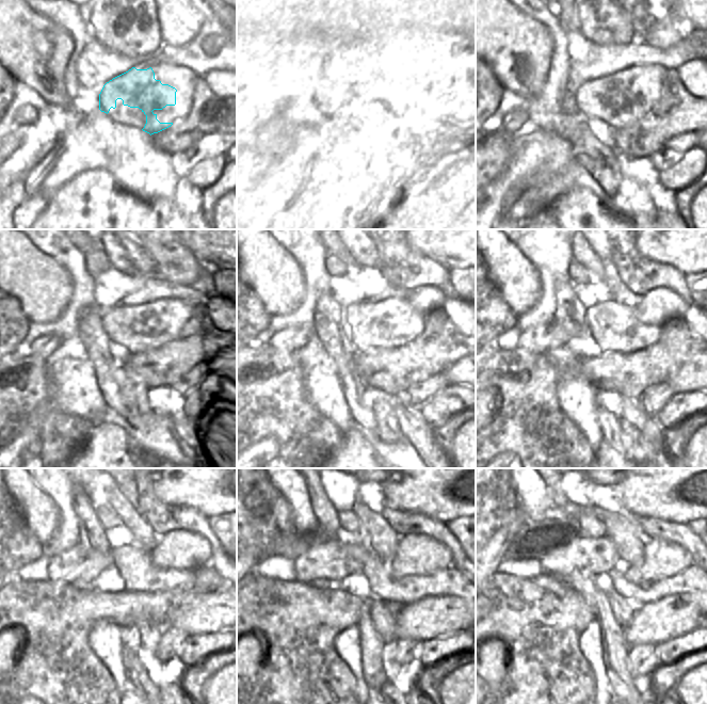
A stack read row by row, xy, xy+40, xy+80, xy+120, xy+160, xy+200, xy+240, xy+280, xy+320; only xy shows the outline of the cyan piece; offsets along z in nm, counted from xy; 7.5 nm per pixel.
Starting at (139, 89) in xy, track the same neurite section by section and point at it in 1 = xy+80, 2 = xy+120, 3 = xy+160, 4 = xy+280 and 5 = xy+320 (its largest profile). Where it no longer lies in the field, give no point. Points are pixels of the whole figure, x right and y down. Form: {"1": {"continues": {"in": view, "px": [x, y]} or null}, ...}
{"1": {"continues": {"in": "xy+80", "px": [621, 90]}}, "2": {"continues": {"in": "xy+120", "px": [138, 326]}}, "3": {"continues": {"in": "xy+160", "px": [369, 325]}}, "4": {"continues": {"in": "xy+280", "px": [376, 571]}}, "5": {"continues": {"in": "xy+320", "px": [692, 580]}}}

